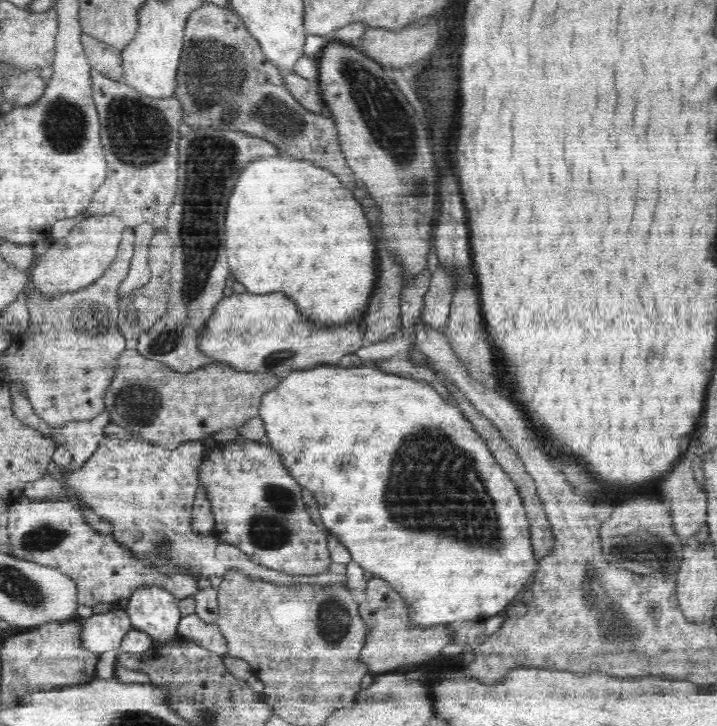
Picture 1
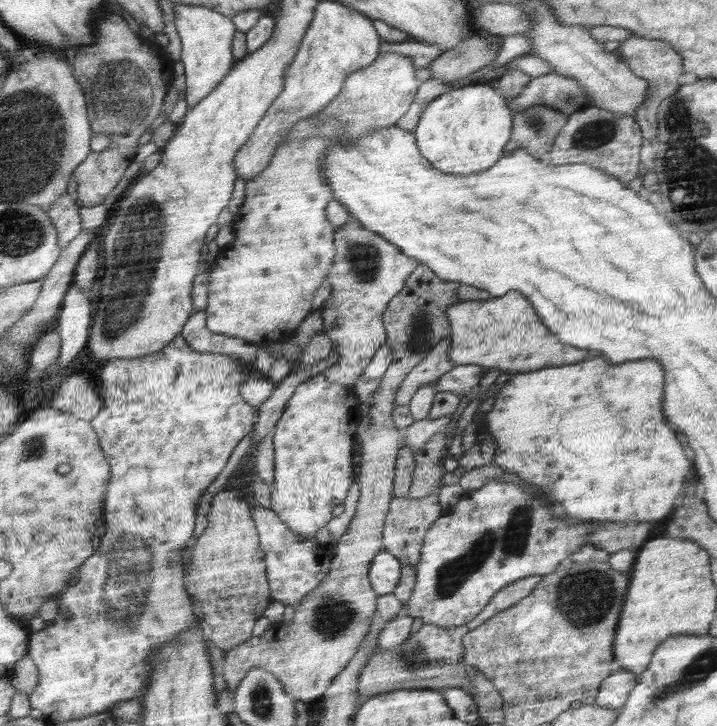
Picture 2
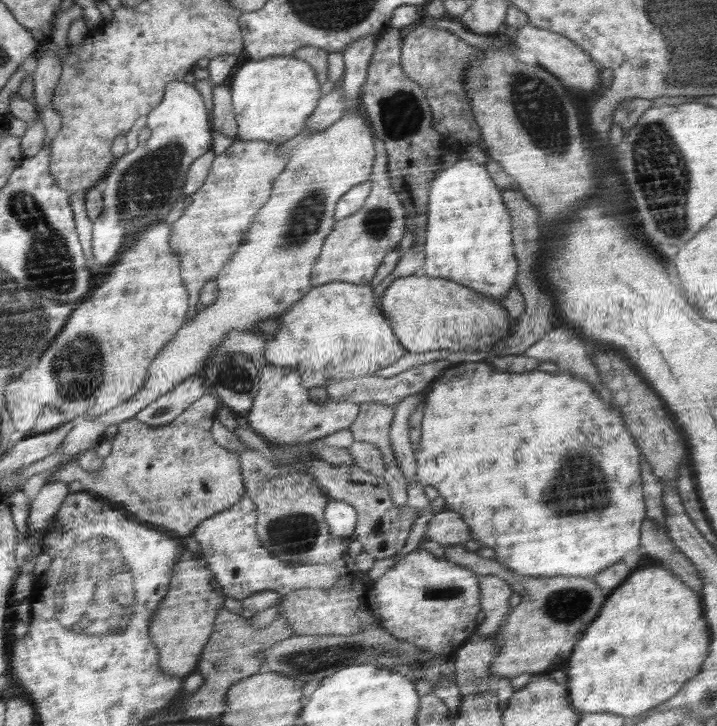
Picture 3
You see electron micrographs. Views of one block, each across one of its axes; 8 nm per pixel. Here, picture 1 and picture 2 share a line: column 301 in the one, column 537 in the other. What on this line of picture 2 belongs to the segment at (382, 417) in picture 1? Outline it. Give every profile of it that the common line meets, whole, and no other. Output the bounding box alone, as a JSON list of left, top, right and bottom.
[483,356,692,523]

